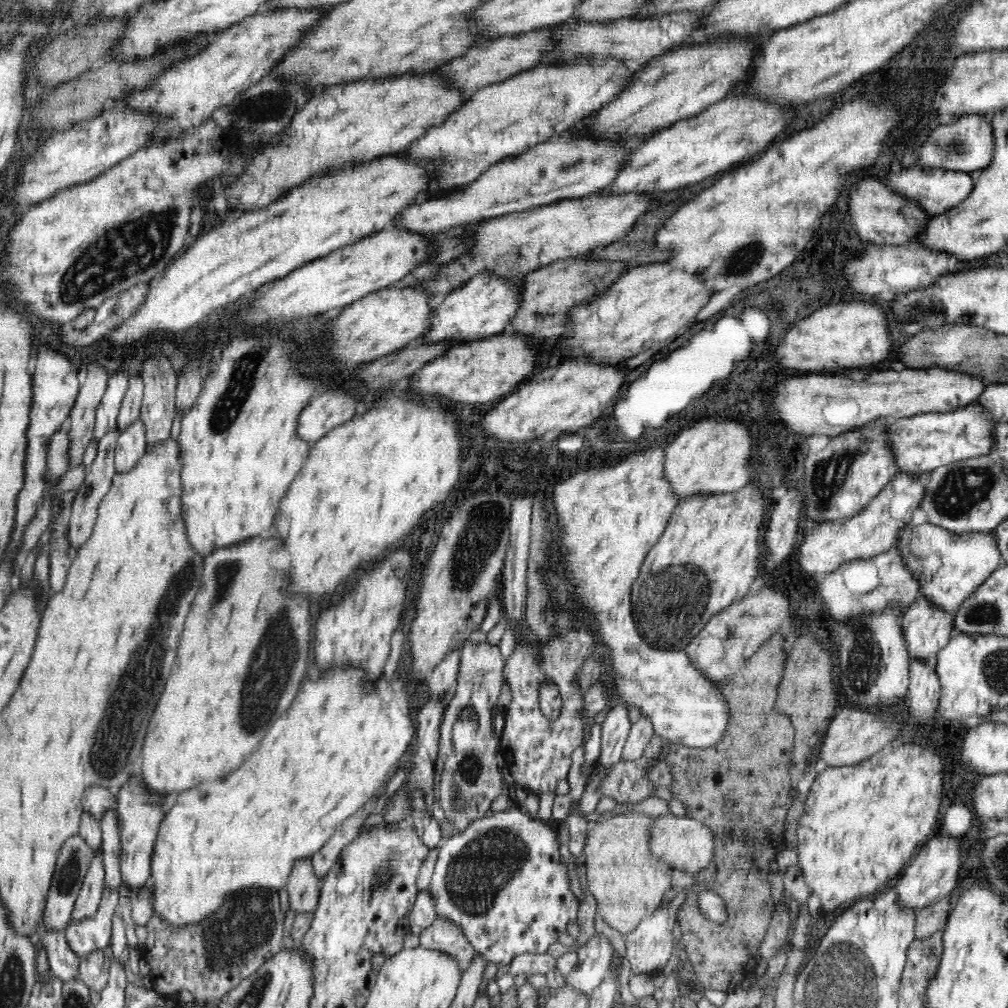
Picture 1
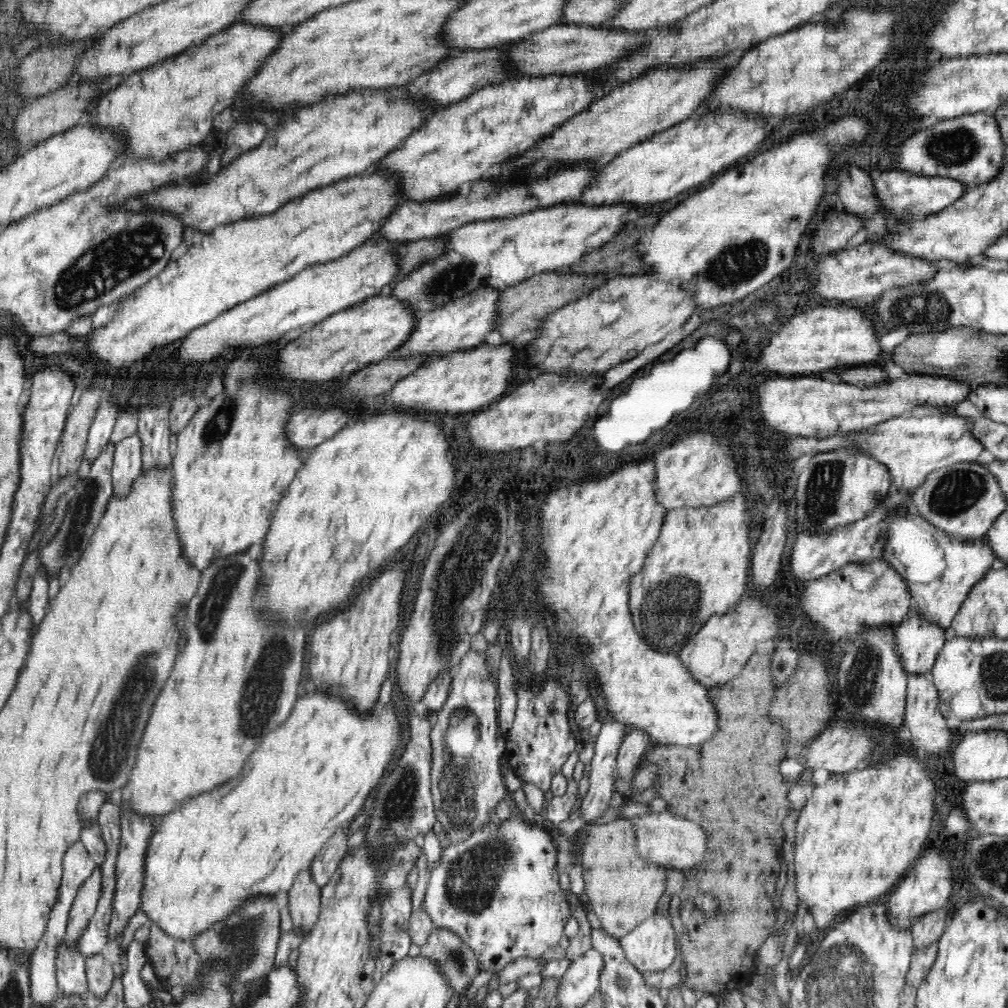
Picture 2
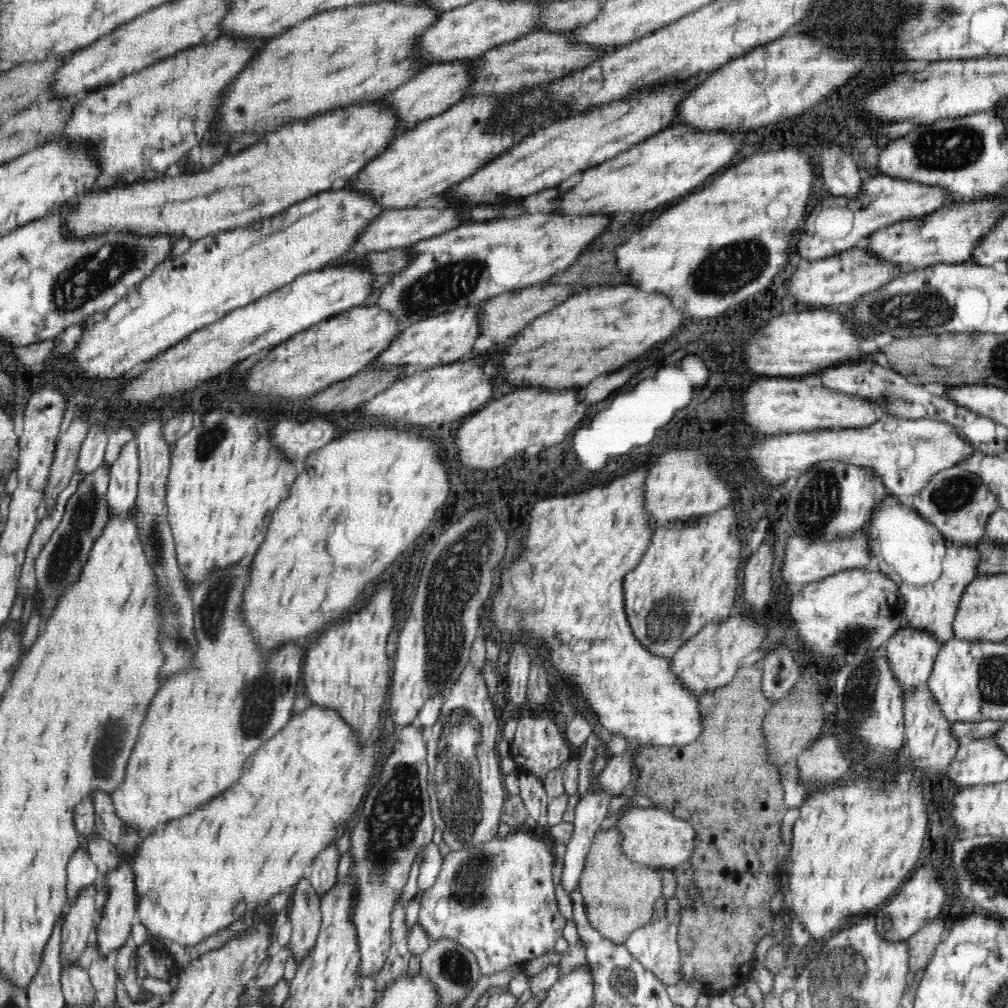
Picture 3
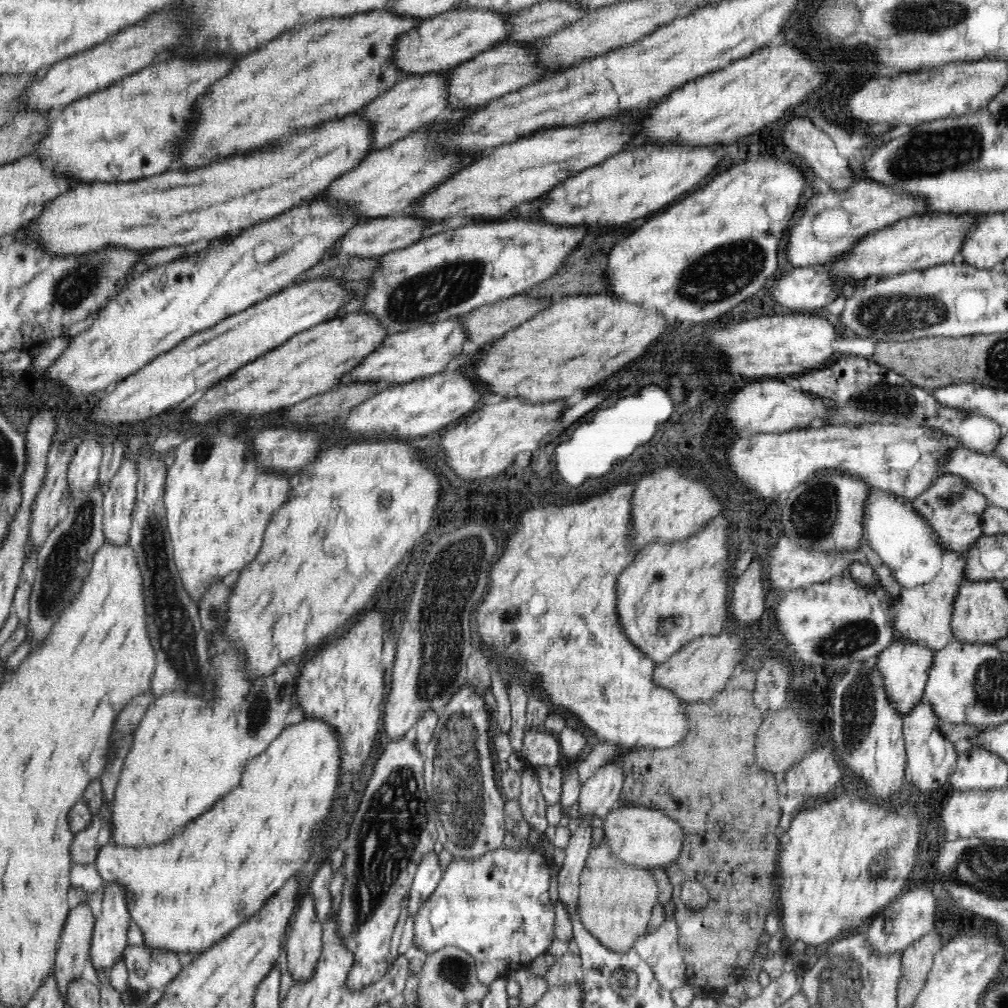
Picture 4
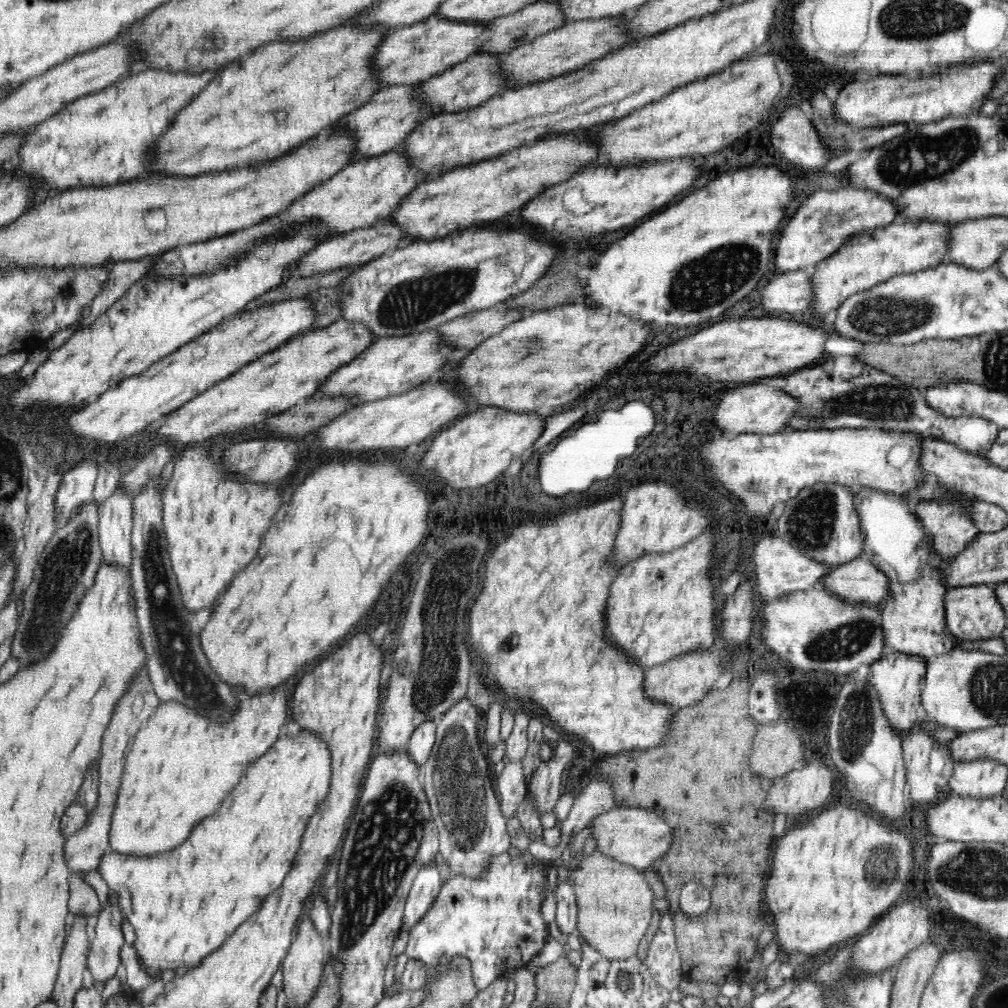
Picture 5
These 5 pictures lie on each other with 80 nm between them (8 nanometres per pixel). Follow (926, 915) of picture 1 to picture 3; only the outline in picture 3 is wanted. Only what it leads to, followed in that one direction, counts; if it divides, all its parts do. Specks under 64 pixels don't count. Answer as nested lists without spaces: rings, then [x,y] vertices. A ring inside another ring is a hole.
[[[936,917],[909,938],[907,985],[910,984],[915,972],[926,970],[935,948],[942,942],[947,927],[940,918]]]

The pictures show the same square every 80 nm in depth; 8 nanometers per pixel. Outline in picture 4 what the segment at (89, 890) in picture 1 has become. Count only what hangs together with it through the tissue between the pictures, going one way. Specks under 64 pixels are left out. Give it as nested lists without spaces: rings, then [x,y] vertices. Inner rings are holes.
[[[87,902],[79,903],[69,910],[66,917],[55,958],[54,975],[58,981],[58,989],[68,1005],[67,988],[69,982],[82,974],[84,962],[90,952],[91,938],[96,914],[92,913]]]

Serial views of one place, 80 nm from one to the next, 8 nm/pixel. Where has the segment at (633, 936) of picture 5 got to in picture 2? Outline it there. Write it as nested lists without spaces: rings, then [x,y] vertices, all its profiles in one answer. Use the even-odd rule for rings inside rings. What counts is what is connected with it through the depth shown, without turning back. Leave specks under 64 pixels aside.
[[[616,819],[604,825],[594,825],[587,834],[582,852],[582,875],[590,907],[598,916],[603,932],[618,940],[656,913],[658,900],[666,888],[666,868],[642,860],[642,857],[635,854],[633,843],[634,831],[630,821]]]

